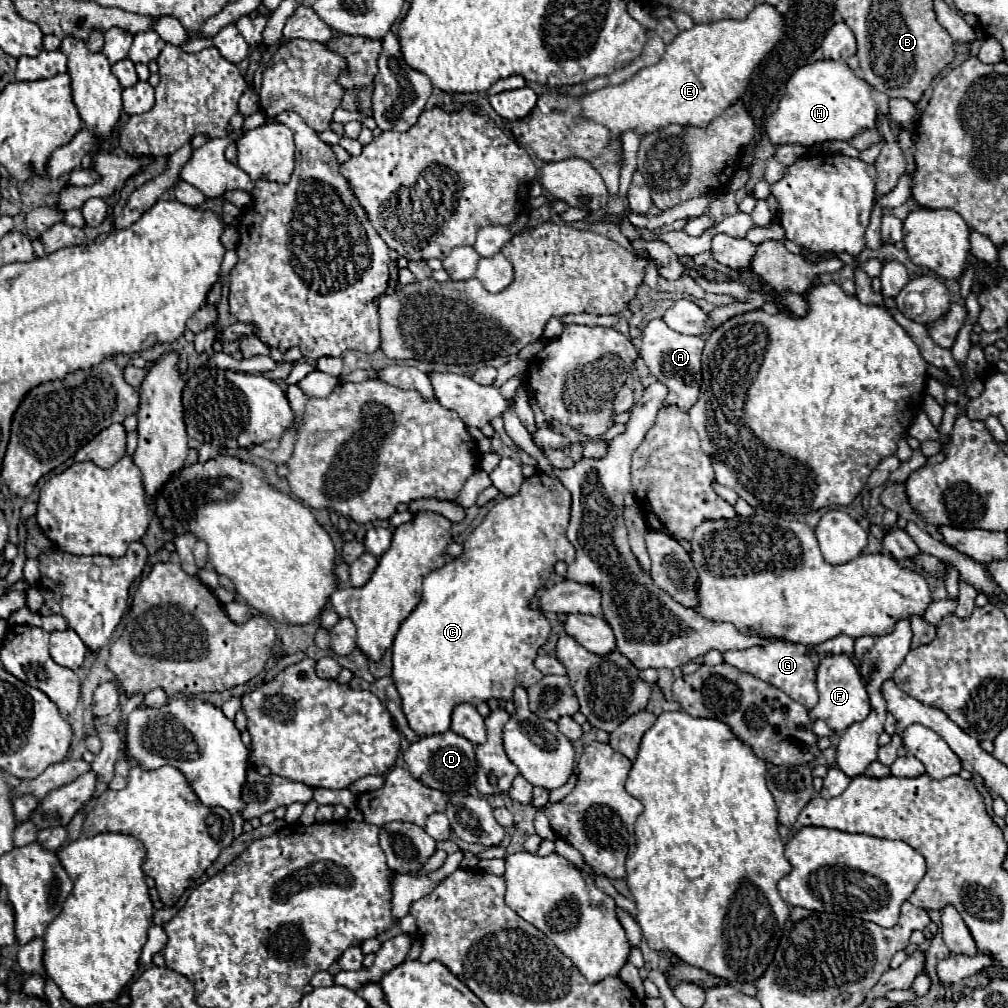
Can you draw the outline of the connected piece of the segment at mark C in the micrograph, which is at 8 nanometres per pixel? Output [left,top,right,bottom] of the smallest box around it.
[393,471,575,735]

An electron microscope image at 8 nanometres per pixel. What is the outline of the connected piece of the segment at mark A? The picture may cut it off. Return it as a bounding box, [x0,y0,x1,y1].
[641,319,705,411]

